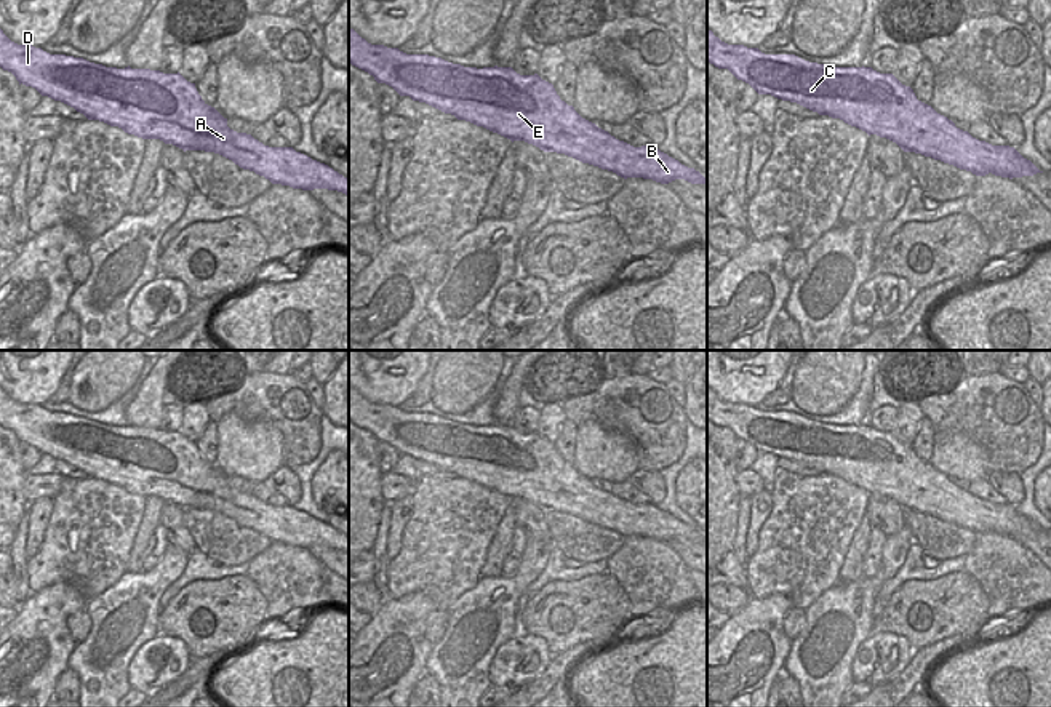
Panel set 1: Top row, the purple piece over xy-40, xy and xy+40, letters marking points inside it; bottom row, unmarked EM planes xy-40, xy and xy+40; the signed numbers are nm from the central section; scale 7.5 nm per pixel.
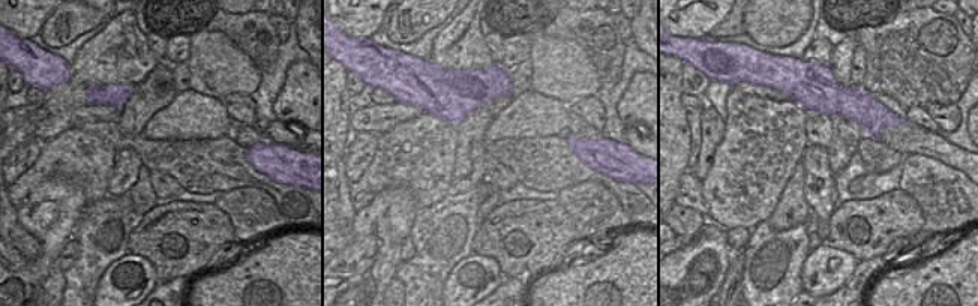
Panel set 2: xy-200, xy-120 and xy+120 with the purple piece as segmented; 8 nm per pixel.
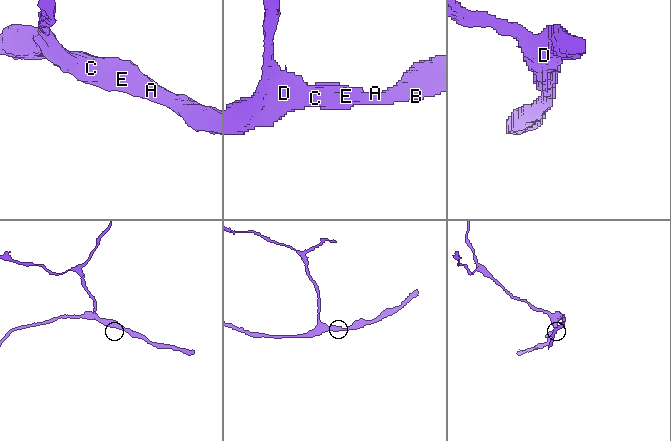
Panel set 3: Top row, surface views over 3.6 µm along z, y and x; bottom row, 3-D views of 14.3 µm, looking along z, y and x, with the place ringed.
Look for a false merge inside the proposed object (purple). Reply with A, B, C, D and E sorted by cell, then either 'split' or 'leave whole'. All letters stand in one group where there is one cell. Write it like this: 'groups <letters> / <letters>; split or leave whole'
groups A B C D E; leave whole

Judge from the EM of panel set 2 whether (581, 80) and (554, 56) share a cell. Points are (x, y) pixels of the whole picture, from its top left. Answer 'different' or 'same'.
same

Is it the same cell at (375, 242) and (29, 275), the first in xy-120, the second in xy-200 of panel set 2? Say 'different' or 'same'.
same

